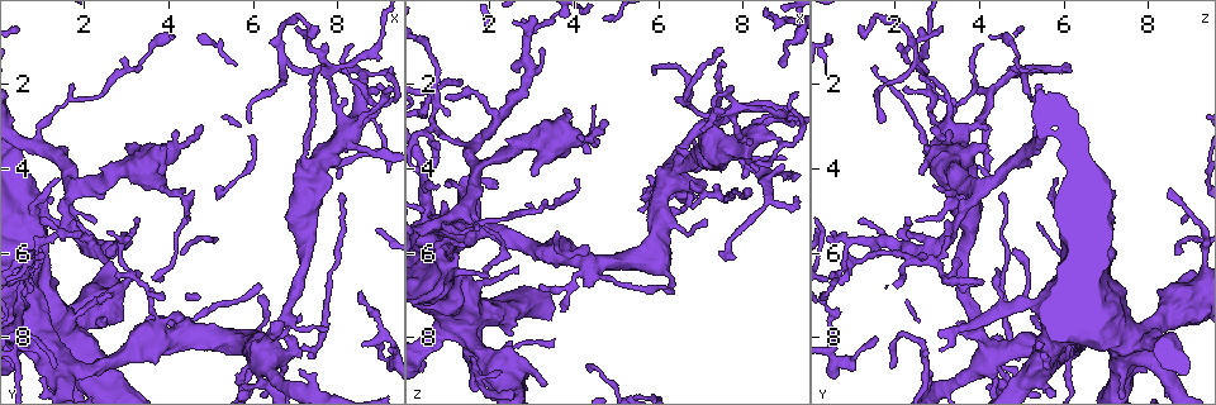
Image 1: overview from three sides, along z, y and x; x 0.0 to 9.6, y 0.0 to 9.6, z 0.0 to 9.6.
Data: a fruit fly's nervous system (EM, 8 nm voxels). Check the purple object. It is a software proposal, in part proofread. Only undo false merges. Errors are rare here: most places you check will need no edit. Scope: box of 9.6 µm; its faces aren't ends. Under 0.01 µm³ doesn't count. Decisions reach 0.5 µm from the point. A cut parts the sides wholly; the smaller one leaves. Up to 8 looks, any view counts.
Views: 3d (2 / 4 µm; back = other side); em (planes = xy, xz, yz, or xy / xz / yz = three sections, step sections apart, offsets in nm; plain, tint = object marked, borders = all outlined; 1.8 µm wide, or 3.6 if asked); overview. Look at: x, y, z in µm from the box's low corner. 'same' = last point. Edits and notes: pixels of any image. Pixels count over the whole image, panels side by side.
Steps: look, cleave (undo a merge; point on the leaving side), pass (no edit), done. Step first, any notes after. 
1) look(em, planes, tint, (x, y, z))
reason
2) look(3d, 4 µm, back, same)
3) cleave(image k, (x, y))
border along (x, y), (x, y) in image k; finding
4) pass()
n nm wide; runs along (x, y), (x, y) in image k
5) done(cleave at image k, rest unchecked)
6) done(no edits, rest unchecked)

look(3d, 2 µm, (6.85, 7.55, 3.95))
arms part here

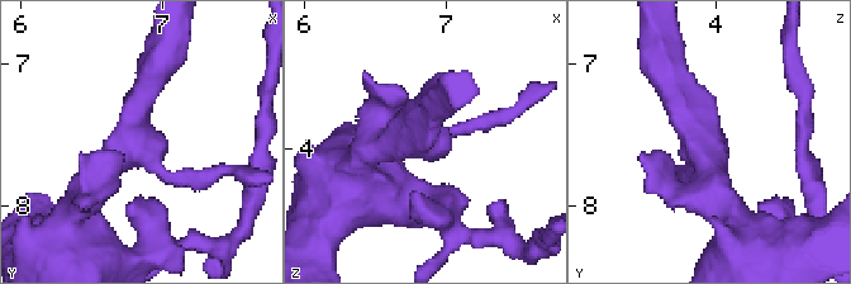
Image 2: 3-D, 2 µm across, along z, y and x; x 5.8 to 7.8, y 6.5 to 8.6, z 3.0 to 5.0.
look(em, 3.6 µm, planes, plain, (6.78, 7.58, 3.92))
now the EM

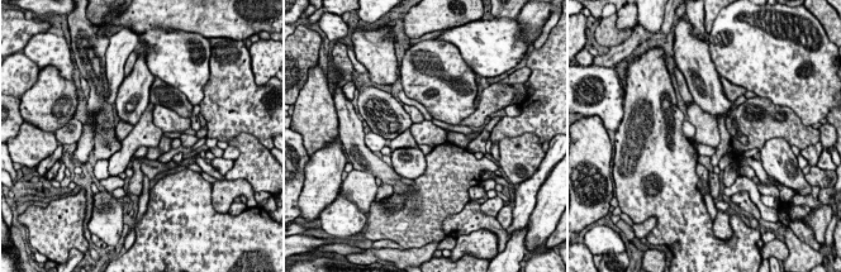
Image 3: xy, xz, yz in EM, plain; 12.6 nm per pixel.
look(em, 3.6 µm, planes, borders, same)

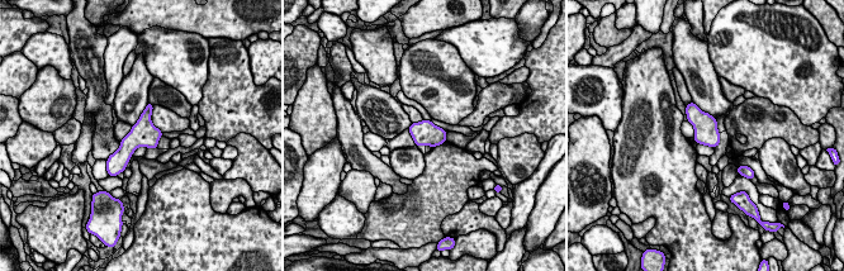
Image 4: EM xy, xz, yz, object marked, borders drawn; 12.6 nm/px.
pass()
300 nm wide; one neuron here

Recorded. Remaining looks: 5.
look(em, planes, tint, (8.65, 2.10, 3.95))
touches itself

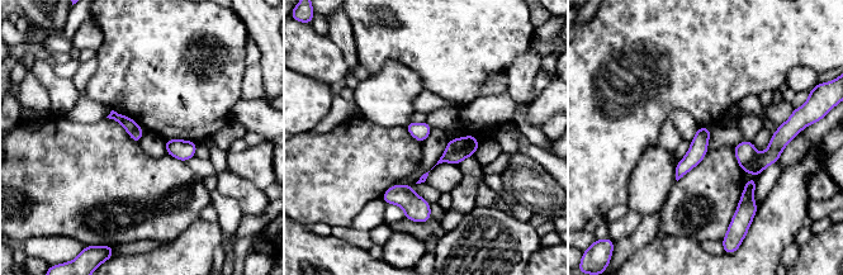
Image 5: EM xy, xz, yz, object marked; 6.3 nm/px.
pass()
runs along (707, 131), (678, 174) in image 5; one neuron here

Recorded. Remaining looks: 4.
look(3d, 4 µm, (4.35, 7.95, 6.15))
four arms meet

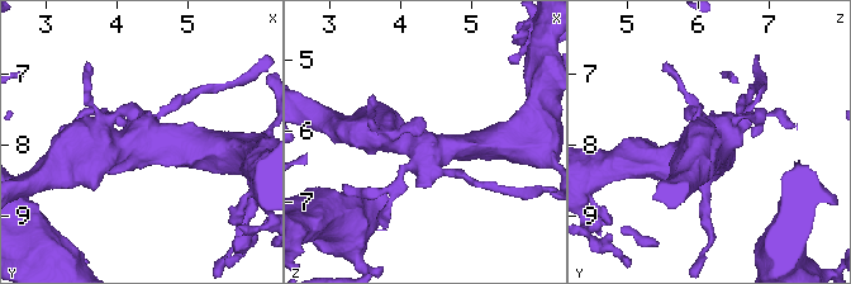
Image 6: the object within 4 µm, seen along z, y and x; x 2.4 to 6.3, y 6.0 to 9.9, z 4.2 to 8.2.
look(em, 3.6 µm, planes, tint, (4.30, 8.05, 6.20))
need the tissue

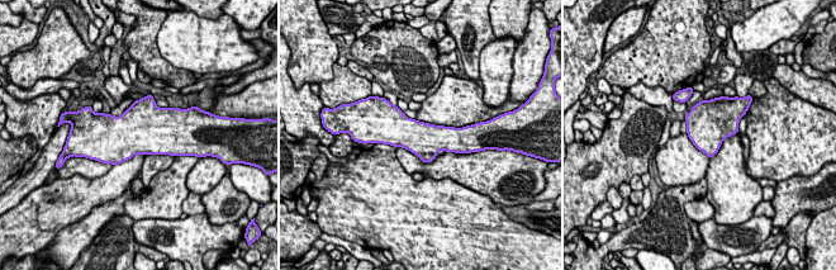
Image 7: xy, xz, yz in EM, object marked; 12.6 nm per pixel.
pass()
all the same neuron

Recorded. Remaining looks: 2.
done(no edits, rest unchecked)

